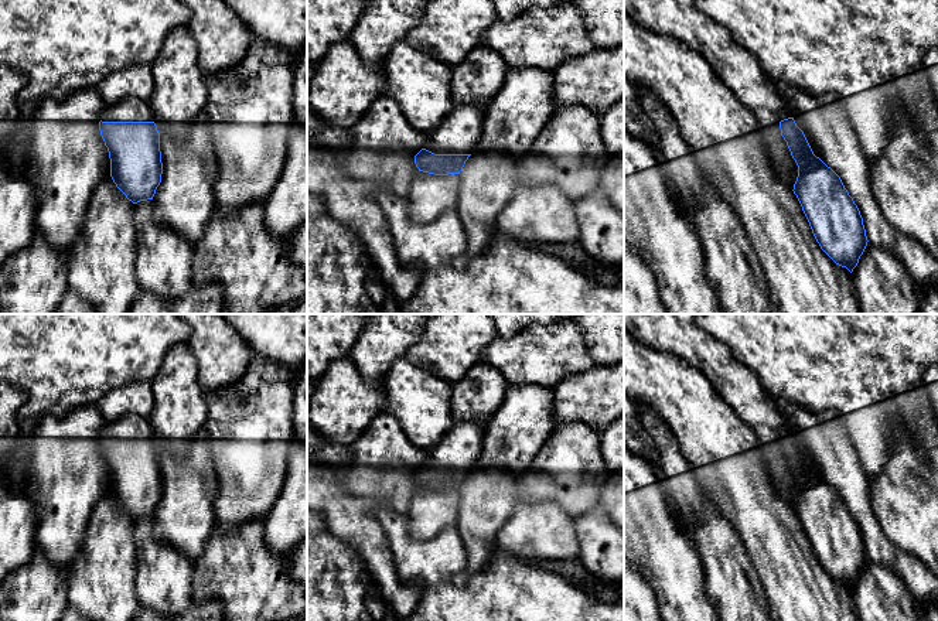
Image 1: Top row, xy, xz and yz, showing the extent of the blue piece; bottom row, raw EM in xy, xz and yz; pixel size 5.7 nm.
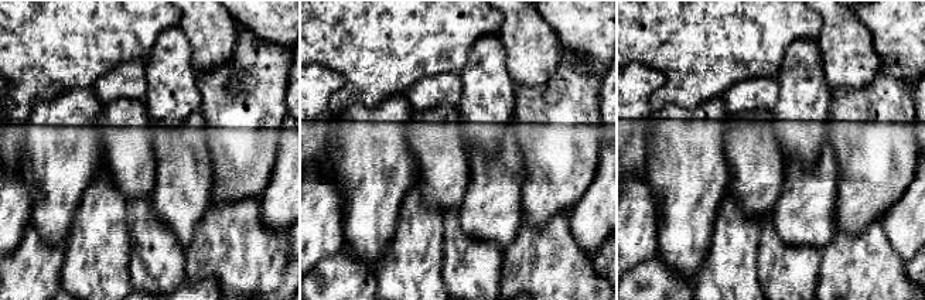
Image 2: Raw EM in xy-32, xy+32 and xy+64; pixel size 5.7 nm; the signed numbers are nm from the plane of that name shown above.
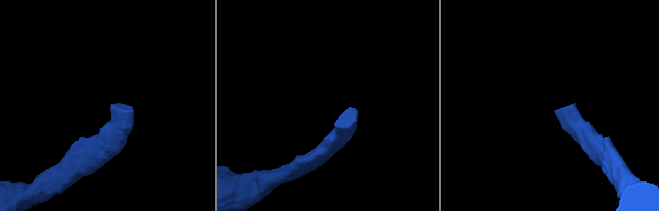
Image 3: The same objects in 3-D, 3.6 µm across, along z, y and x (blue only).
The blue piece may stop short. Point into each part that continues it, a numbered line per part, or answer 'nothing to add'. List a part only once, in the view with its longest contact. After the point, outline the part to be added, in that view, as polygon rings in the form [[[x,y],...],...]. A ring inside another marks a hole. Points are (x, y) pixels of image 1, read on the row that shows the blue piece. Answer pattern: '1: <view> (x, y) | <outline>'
1: xy (132, 109) | [[[126,98],[115,105],[106,105],[102,122],[156,122],[150,102]]]

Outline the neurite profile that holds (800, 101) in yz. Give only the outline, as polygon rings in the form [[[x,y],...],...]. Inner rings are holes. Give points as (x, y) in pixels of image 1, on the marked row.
[[[772,82],[797,112],[799,124],[821,160],[840,177],[857,205],[867,240],[874,246],[891,250],[904,263],[915,283],[938,290],[938,259],[888,222],[872,188],[869,160],[838,98],[833,95],[813,96],[784,82]]]

